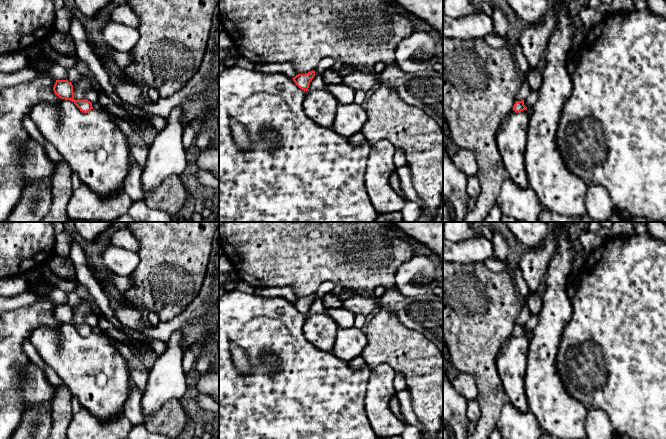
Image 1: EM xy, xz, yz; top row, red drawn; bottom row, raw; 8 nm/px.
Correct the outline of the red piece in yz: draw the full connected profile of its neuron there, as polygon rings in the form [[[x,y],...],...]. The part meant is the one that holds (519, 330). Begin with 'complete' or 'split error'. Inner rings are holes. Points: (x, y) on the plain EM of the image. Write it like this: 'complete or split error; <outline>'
split error; [[[521,324],[521,325],[516,325],[512,334],[510,336],[520,336],[520,335],[525,335],[526,337],[528,337],[529,339],[532,338],[532,333],[533,331],[526,331],[524,329],[524,324]]]

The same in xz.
complete; [[[312,294],[305,298],[298,298],[292,303],[300,313],[307,316],[310,306],[314,302],[314,300],[315,300],[315,295]]]

